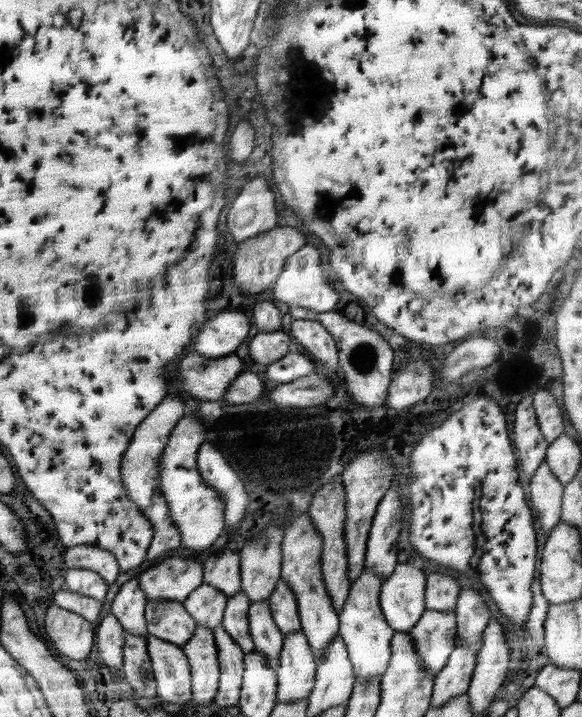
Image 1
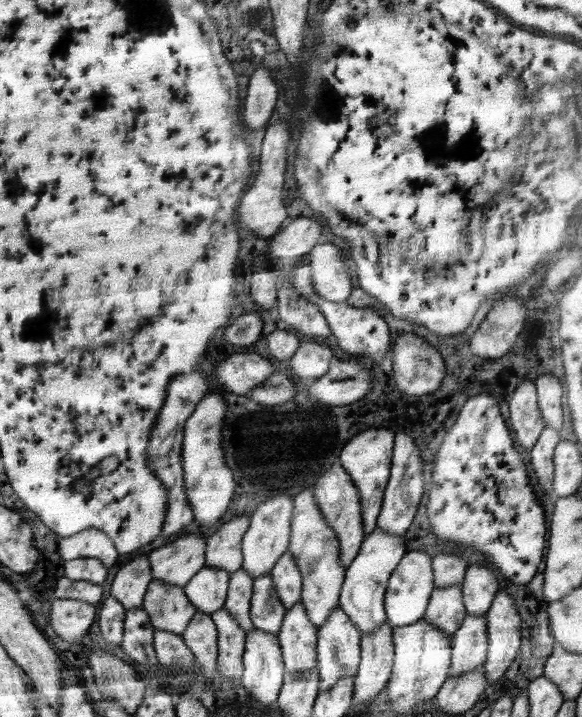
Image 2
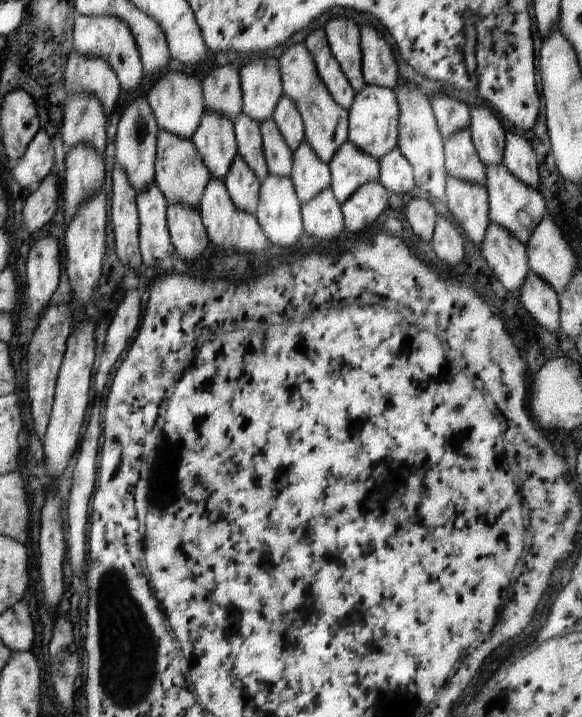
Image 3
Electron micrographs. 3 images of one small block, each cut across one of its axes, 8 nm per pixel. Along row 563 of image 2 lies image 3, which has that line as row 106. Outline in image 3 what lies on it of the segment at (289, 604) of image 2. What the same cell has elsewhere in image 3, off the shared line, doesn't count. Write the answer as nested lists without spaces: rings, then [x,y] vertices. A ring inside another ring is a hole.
[[[282,94],[282,98],[278,100],[272,116],[280,134],[282,134],[282,138],[288,144],[288,148],[292,152],[296,152],[296,148],[300,146],[302,140],[305,140],[304,123],[296,104],[286,94]]]

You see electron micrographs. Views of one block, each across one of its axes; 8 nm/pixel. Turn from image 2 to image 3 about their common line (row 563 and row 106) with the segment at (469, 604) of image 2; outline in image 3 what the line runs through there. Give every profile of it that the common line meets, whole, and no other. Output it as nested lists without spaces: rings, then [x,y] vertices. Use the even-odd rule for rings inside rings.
[[[474,106],[469,110],[471,137],[484,166],[503,164],[505,129],[490,107]]]

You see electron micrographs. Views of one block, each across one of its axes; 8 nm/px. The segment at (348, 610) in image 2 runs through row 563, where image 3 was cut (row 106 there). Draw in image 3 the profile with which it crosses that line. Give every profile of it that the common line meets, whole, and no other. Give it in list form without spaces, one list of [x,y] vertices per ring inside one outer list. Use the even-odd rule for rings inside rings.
[[[366,84],[360,92],[355,92],[352,108],[348,110],[348,140],[366,154],[376,159],[386,156],[398,144],[398,100],[394,89],[374,84]]]

